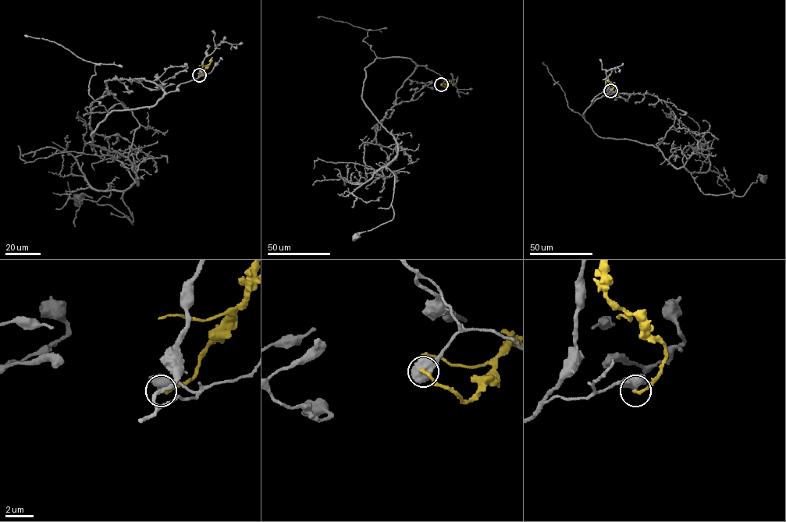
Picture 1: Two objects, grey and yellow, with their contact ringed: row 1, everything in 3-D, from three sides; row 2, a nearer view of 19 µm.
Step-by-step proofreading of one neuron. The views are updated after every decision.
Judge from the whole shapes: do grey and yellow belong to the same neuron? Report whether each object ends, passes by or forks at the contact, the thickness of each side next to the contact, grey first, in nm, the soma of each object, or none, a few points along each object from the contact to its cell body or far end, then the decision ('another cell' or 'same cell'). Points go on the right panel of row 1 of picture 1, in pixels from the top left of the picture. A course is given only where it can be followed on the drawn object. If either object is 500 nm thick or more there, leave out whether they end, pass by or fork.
calibres 600 and 200 nm; soma grey (762, 177); soma yellow none; course grey (610, 90), (583, 113), (598, 136), (653, 144), (705, 194), (742, 196), (762, 177); course yellow (610, 90), (613, 86), (608, 82), (608, 78); another cell

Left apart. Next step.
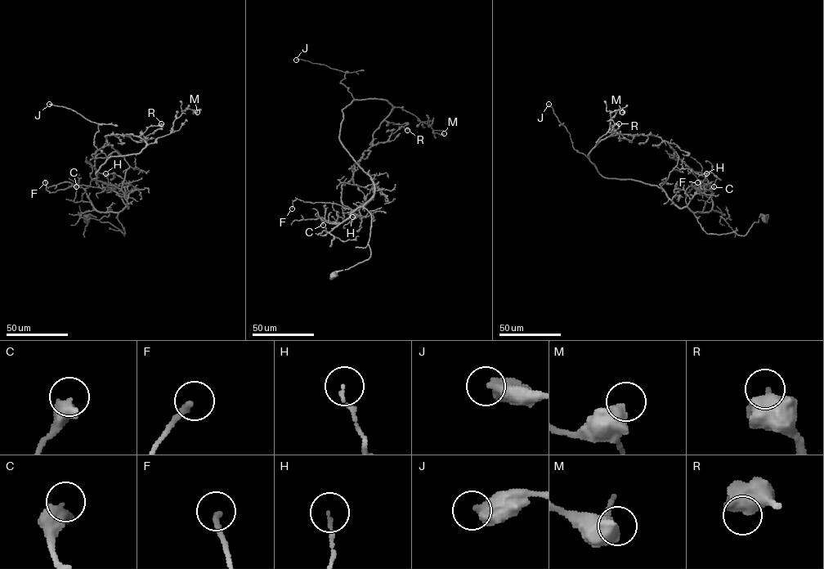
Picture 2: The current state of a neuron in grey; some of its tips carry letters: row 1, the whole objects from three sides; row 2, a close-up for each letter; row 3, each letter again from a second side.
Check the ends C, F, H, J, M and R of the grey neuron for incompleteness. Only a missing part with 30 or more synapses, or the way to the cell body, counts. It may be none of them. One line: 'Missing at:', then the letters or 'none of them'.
Missing at: J

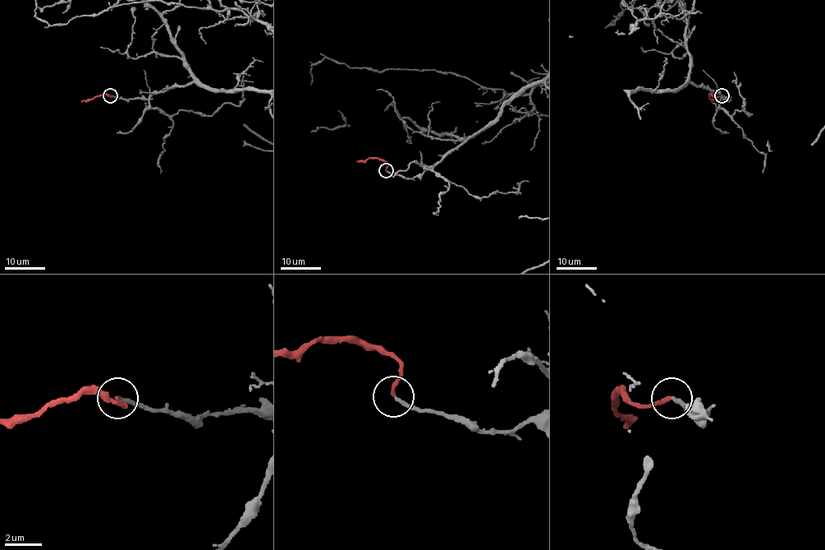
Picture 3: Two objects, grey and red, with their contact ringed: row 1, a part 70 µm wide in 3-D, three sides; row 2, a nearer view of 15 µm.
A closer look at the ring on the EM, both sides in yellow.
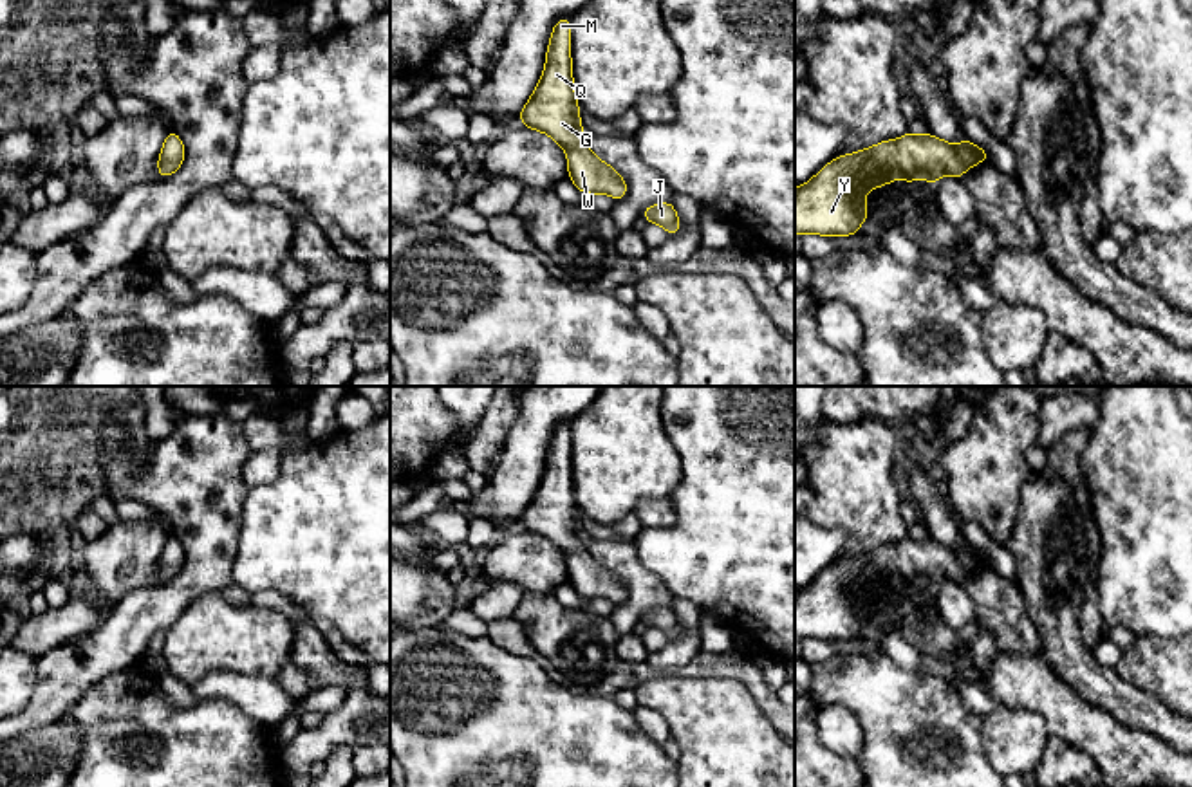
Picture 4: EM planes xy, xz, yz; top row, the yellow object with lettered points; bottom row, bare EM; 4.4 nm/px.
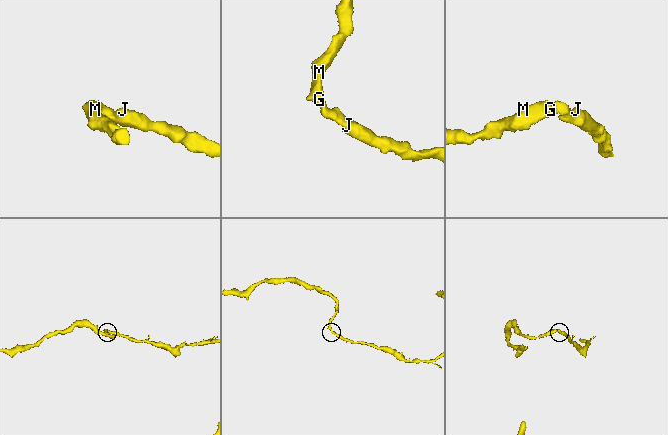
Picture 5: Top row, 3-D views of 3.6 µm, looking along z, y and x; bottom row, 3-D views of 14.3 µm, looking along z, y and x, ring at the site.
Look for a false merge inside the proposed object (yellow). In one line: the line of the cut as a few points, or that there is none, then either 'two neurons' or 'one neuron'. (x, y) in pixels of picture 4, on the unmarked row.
cut none; one neuron

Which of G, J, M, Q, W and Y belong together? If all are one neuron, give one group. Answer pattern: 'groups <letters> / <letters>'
groups G J M Q W Y

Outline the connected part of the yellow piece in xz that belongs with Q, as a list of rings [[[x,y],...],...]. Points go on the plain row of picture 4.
[[[571,422],[553,431],[542,482],[518,523],[565,554],[569,583],[578,594],[587,599],[605,597],[614,605],[627,599],[623,581],[585,549],[573,487]]]

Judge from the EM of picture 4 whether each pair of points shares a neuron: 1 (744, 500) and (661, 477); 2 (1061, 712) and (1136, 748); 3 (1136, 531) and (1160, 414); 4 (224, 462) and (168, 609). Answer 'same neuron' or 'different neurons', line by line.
1: different neurons
2: same neuron
3: same neuron
4: same neuron

